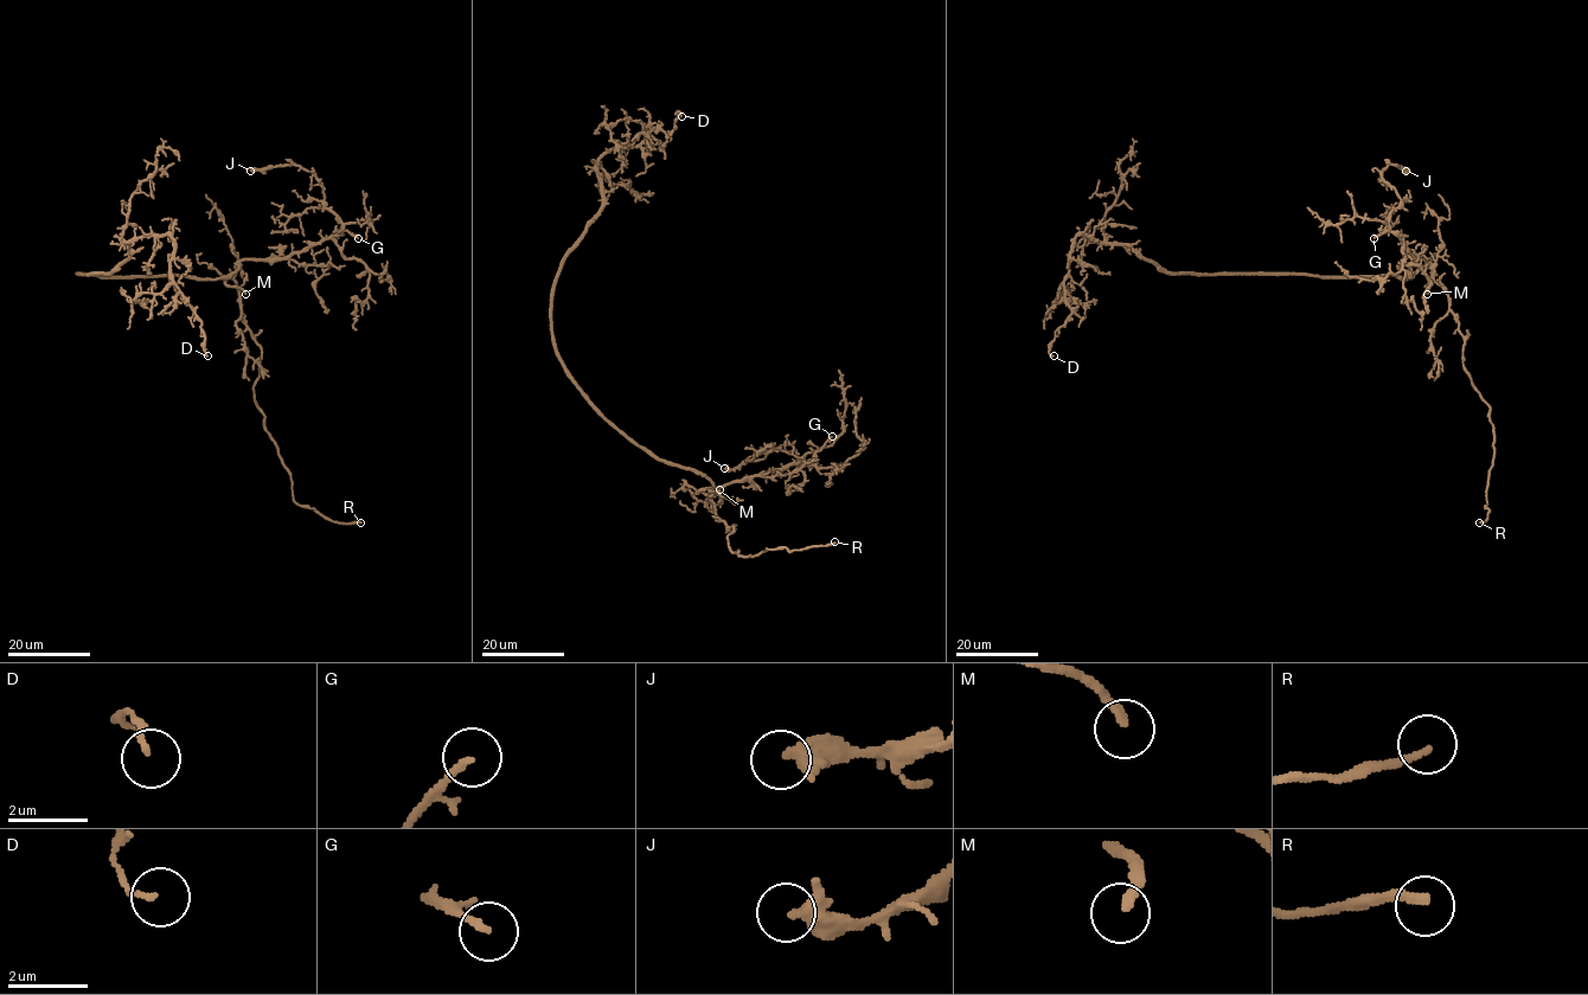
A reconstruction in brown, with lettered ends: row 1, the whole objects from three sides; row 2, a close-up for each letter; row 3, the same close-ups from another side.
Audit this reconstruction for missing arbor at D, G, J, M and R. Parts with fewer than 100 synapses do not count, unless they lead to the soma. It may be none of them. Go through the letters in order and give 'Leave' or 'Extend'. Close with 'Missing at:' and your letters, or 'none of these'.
D: Leave
G: Leave
J: Leave
M: Extend
R: Extend
Missing at: M, R

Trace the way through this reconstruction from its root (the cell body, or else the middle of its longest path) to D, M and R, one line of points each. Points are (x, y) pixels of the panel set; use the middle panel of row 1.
D: (603, 416), (556, 348), (552, 283), (602, 204), (597, 161), (636, 147), (648, 126), (668, 134), (682, 116)
M: (603, 416), (658, 459), (702, 473), (712, 483), (712, 490), (709, 495), (699, 492), (719, 489)
R: (603, 416), (658, 459), (710, 481), (716, 519), (735, 525), (732, 552), (834, 541)

